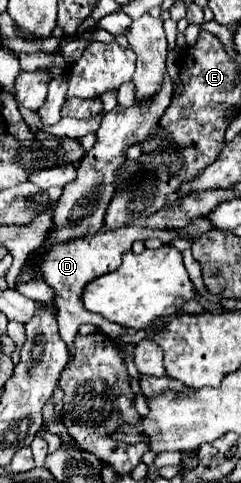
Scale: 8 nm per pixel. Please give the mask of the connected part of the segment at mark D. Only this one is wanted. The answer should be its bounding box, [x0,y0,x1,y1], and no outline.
[30,217,212,347]

